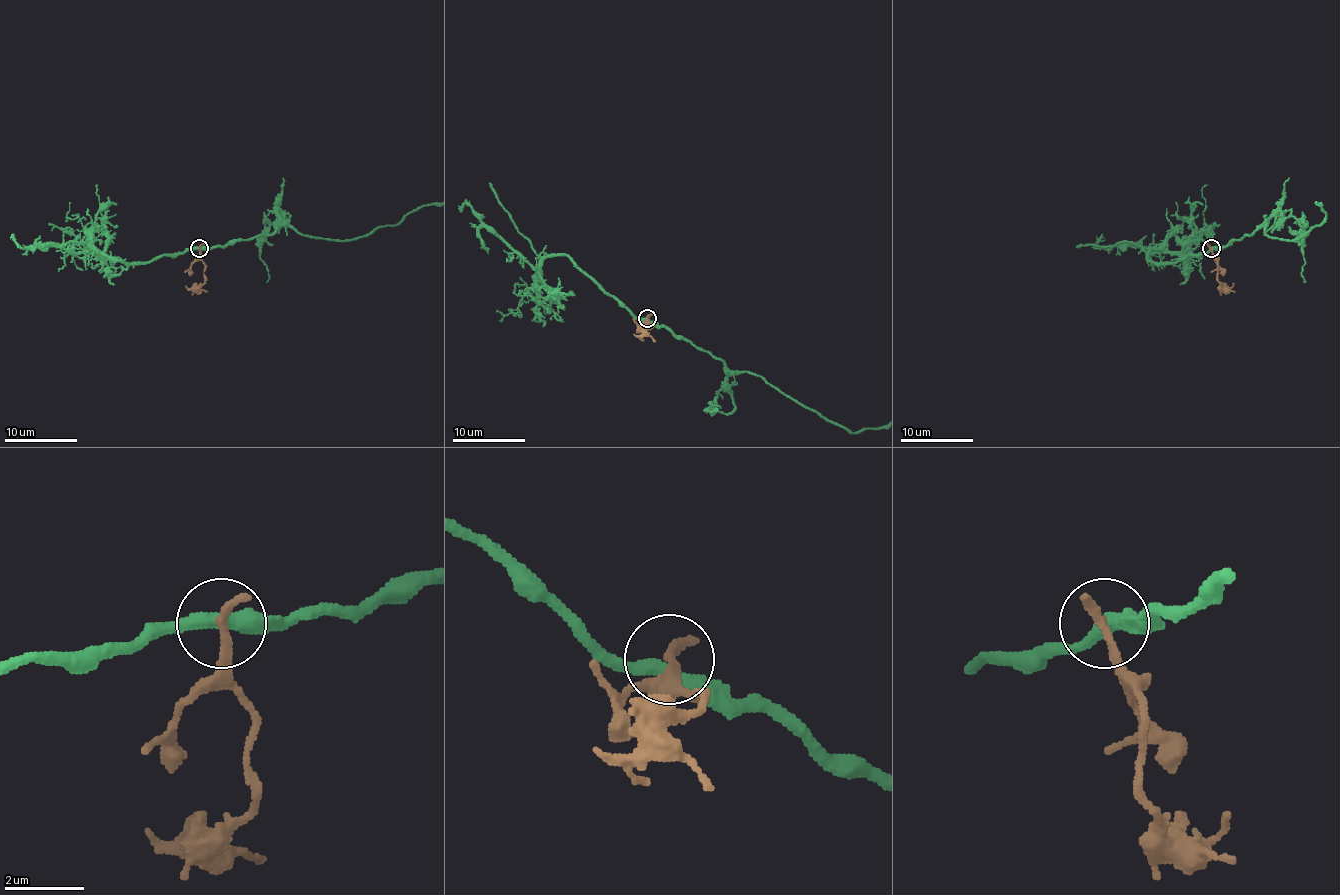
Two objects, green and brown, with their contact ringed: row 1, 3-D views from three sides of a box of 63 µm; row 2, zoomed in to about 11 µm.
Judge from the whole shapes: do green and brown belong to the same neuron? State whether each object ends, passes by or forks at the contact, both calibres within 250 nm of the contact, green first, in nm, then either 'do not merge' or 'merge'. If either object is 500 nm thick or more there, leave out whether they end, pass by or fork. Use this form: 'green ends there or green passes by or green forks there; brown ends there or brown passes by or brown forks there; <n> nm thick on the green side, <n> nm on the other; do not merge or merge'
green passes by; brown ends there; 360 nm thick on the green side, 280 nm on the other; do not merge

